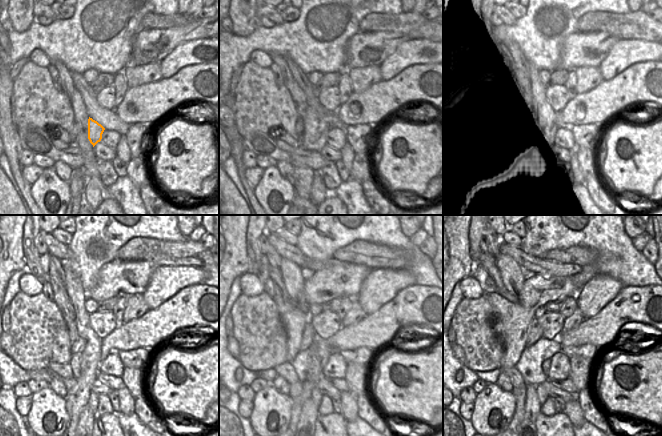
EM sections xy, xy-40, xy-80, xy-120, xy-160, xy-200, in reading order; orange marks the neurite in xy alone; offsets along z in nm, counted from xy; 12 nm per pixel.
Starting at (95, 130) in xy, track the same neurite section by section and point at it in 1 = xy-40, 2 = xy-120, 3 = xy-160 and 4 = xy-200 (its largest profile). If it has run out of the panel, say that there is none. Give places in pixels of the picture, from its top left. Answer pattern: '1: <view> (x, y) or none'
1: xy-40 (314, 136)
2: xy-120 (91, 355)
3: xy-160 (291, 274)
4: xy-200 (512, 274)

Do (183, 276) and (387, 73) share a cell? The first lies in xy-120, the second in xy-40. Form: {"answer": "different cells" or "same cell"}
{"answer": "same cell"}

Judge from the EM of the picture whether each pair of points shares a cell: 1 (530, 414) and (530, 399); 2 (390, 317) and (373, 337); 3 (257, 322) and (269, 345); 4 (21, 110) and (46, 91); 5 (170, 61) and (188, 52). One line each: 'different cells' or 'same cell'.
1: same cell
2: same cell
3: same cell
4: same cell
5: same cell

